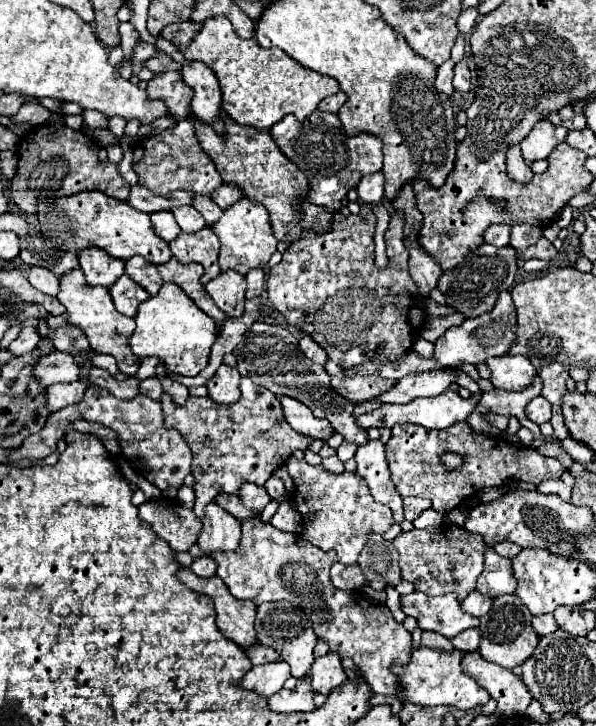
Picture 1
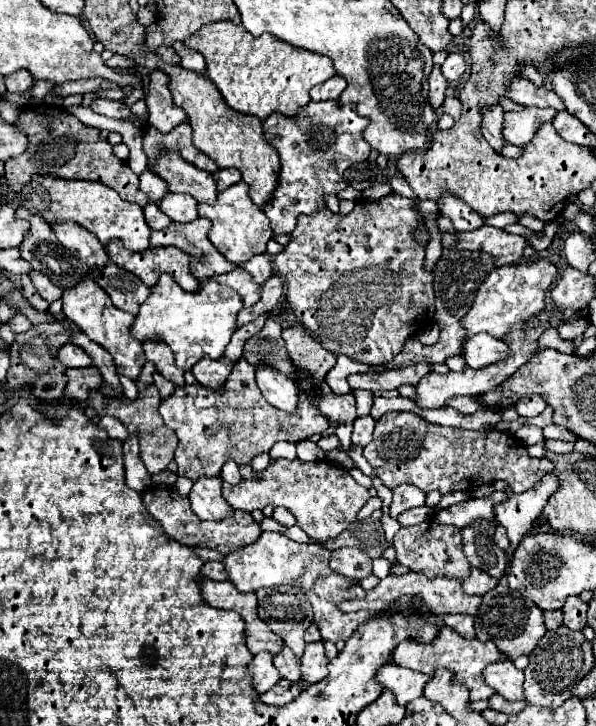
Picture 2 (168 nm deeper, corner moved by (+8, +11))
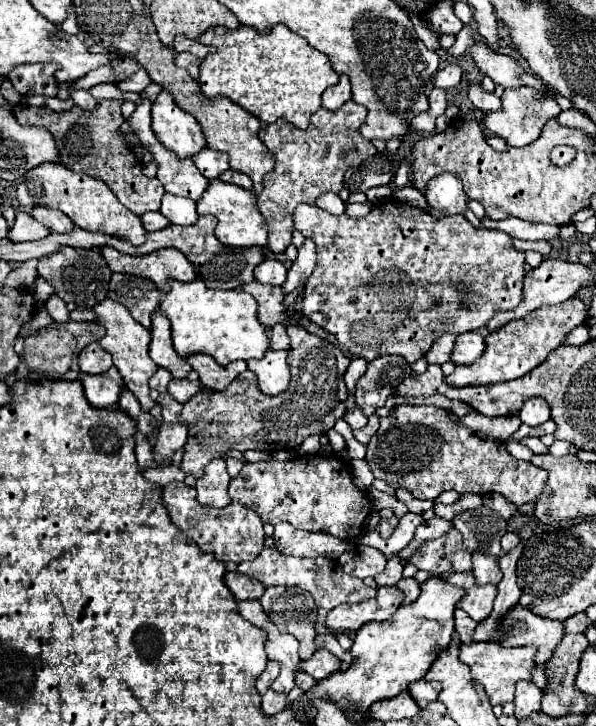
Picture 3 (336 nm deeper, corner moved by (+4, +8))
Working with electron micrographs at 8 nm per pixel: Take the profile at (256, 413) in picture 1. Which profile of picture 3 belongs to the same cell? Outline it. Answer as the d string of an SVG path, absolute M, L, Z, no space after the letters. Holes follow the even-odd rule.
M290 325L288 327L288 335L292 339L290 343L290 361L298 363L298 377L290 377L290 385L284 393L268 397L260 391L255 373L252 371L244 371L232 385L228 385L224 391L220 393L202 393L196 395L194 399L190 399L184 405L184 411L180 415L182 421L188 423L190 427L190 435L188 435L188 443L186 443L186 453L182 459L182 469L184 473L190 473L194 477L200 477L204 467L216 457L216 455L224 455L230 449L238 449L238 451L248 451L248 449L260 449L264 451L264 443L268 443L270 447L282 447L282 449L296 449L300 447L300 443L310 437L310 435L322 435L326 431L330 431L334 427L334 423L344 415L346 405L344 401L348 399L348 389L344 385L344 373L350 365L350 359L342 353L342 349L338 345L332 345L312 333L308 333L304 327L298 325Z

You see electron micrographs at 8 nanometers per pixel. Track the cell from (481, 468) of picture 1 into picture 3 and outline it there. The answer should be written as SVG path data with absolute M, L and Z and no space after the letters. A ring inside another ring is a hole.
M396 405L388 417L380 419L380 429L376 439L372 437L366 451L366 461L376 479L384 479L390 487L408 489L418 499L434 501L442 491L454 489L458 493L500 493L516 507L538 499L540 491L546 483L546 471L534 467L530 461L516 461L508 451L506 445L500 441L488 441L478 437L470 427L456 423L450 419L448 409L440 407L426 407L426 405Z

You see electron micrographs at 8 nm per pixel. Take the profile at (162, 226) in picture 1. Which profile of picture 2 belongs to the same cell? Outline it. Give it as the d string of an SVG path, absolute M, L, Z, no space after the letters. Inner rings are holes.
M152 202L144 206L144 216L146 216L146 222L152 230L162 230L162 228L170 226L170 222L172 222L166 214L162 214L158 204L152 204Z

